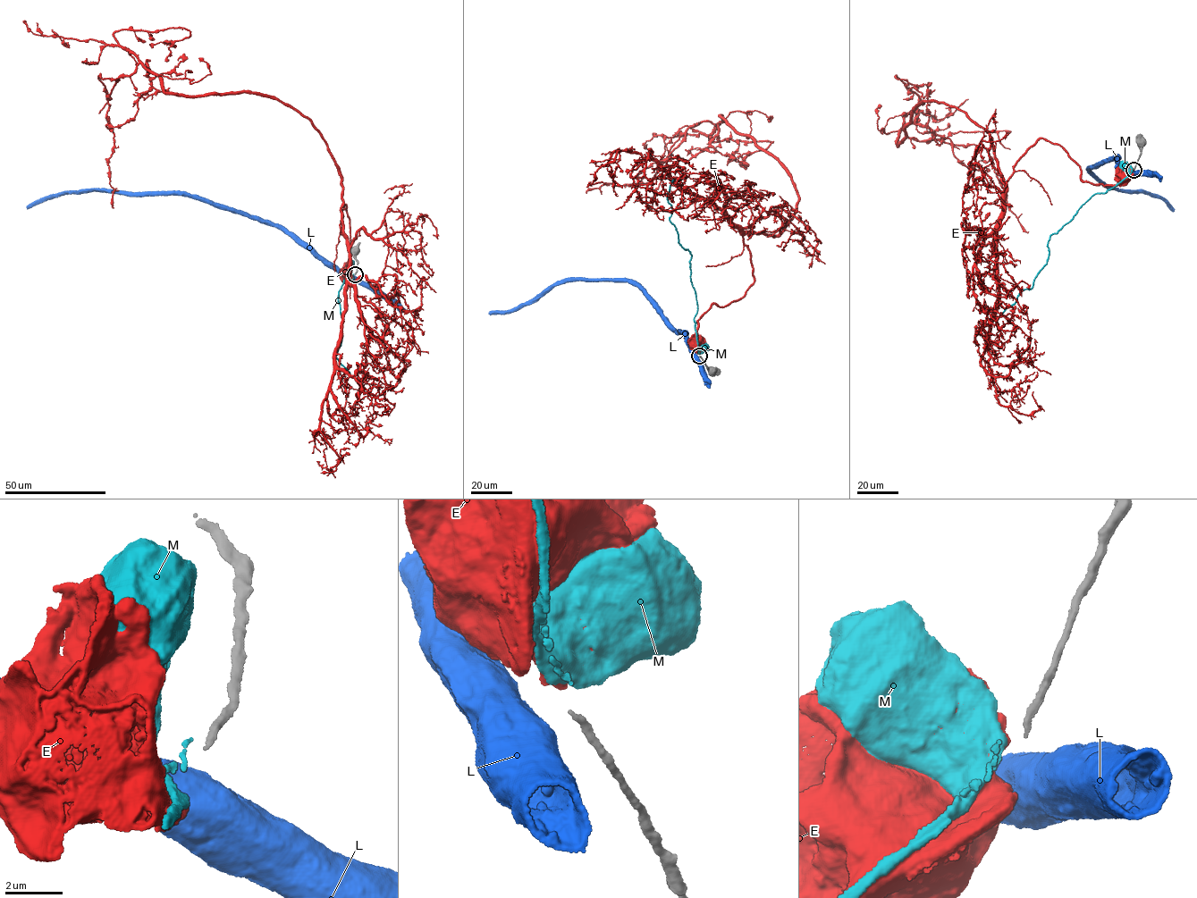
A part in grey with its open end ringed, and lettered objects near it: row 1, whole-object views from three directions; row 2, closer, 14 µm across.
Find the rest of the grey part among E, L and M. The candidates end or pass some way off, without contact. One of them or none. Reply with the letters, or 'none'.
none

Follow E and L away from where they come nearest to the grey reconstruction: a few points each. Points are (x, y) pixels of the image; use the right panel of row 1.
E: (1133, 170), (1122, 173), (1124, 176)
L: (1135, 171), (1118, 169), (1114, 157), (1090, 171), (1114, 188), (1159, 198), (1174, 211)

